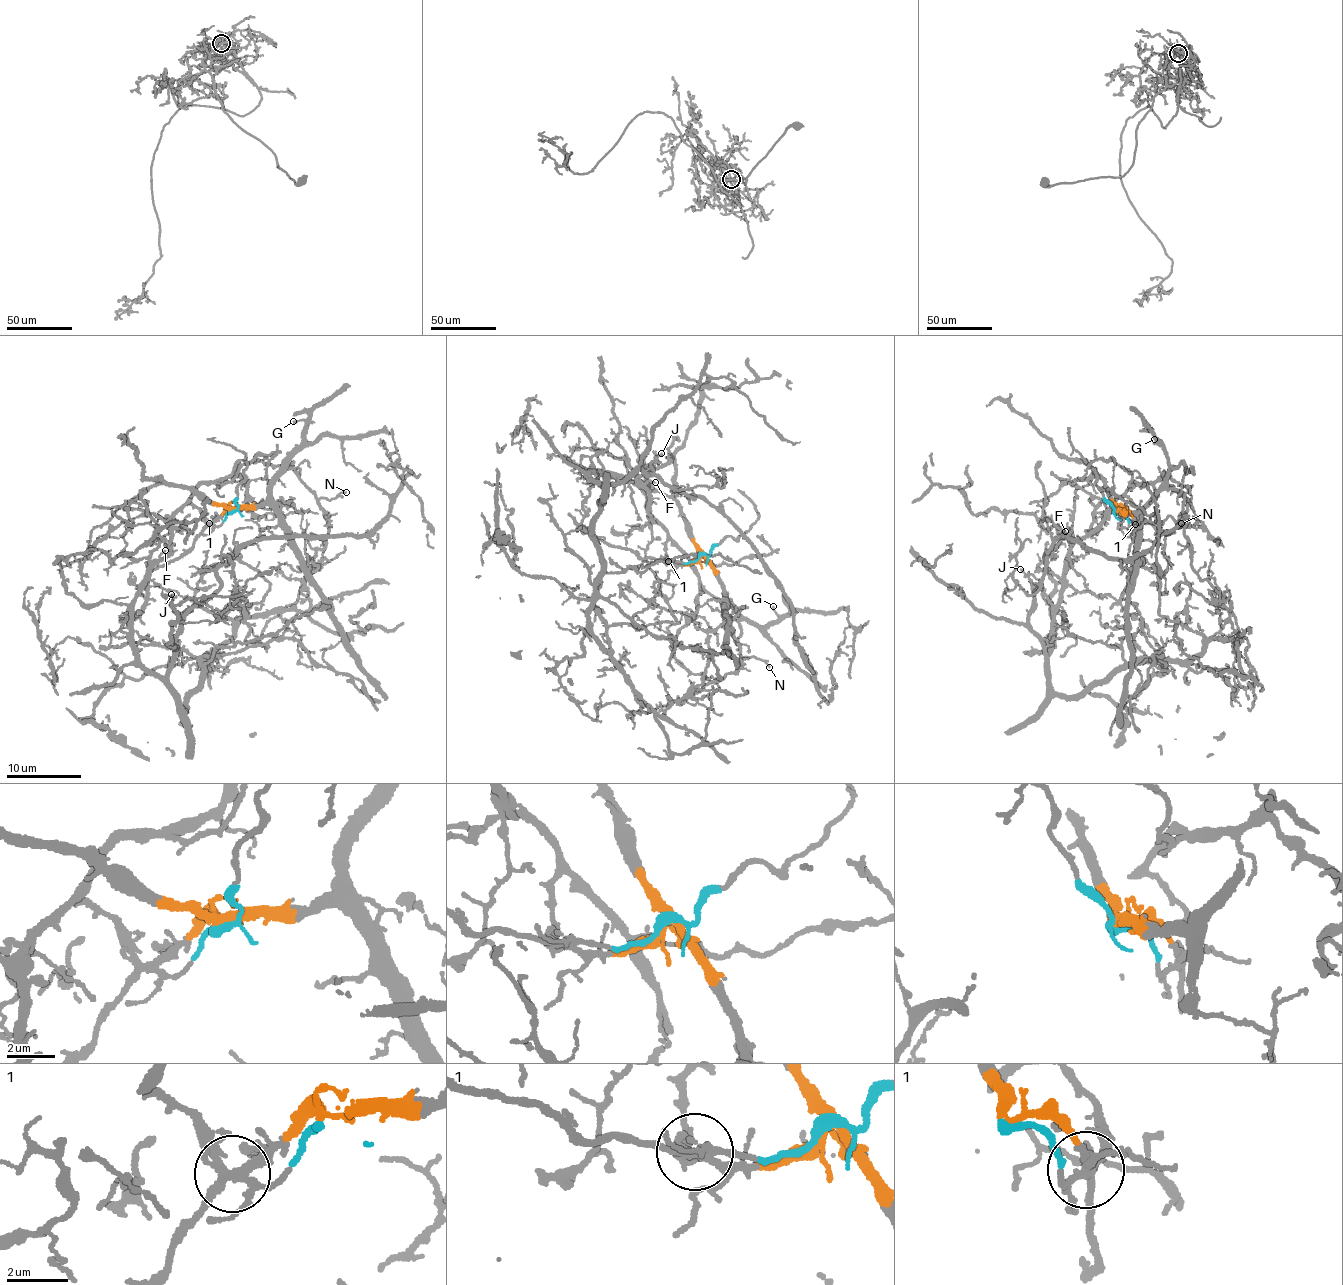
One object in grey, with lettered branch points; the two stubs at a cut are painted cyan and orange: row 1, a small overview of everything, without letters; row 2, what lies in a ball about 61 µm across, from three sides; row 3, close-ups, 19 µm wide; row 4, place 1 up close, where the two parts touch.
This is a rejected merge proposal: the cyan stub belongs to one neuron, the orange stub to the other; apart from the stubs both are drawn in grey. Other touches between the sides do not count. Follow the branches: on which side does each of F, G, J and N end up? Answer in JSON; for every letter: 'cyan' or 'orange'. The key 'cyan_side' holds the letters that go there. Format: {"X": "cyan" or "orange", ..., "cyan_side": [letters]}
{"F": "cyan", "G": "orange", "J": "cyan", "N": "orange", "cyan_side": ["F", "J"]}

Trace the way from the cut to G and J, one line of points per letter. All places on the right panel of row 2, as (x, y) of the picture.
G: (1117, 511), (1130, 515), (1137, 511), (1158, 487), (1169, 467), (1162, 443), (1154, 439)
J: (1115, 511), (1133, 526), (1138, 513), (1119, 496), (1071, 546), (1048, 653), (1030, 627), (1034, 591), (1019, 569)

